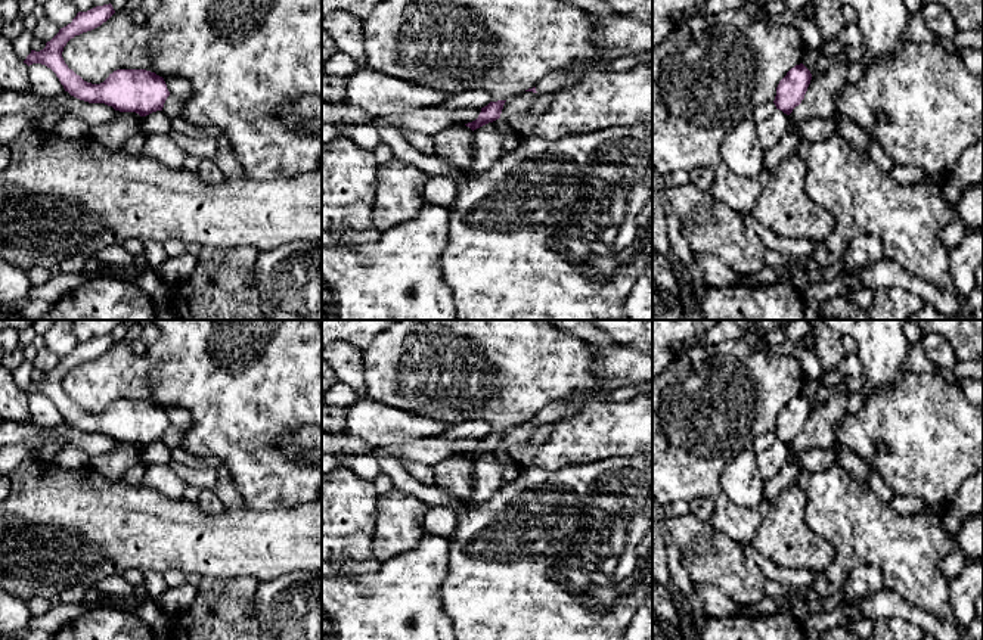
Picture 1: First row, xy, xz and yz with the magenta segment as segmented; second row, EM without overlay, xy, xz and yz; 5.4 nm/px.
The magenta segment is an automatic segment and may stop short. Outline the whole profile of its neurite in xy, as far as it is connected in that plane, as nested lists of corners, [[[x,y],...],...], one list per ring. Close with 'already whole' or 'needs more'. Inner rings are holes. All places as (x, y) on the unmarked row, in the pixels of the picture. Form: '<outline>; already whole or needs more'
[[[112,335],[96,336],[87,342],[78,342],[71,354],[46,373],[40,382],[31,380],[24,394],[41,394],[50,398],[65,422],[89,432],[105,434],[120,442],[136,442],[146,447],[162,441],[170,422],[162,407],[146,400],[117,400],[100,414],[84,411],[68,398],[62,388],[66,373],[83,363],[92,361],[106,352],[115,344]]]; already whole

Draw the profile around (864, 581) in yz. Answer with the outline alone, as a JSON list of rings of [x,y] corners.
[[[859,565],[847,575],[841,587],[841,594],[844,603],[850,603],[868,599],[881,590],[884,590],[881,569],[874,565]]]

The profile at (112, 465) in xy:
[[[115,442],[115,447],[100,456],[92,457],[90,467],[109,481],[123,481],[125,472],[139,463],[142,447],[136,442]]]

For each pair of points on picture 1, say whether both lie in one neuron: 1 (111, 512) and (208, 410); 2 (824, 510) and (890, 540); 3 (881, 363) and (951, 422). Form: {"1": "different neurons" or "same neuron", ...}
{"1": "different neurons", "2": "same neuron", "3": "different neurons"}

